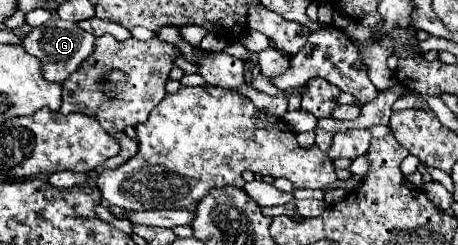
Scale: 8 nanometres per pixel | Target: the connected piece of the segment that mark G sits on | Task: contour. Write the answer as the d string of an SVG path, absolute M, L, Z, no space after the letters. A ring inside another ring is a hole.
M53 16L49 22L45 22L43 26L33 28L25 40L23 40L25 50L39 58L43 62L43 76L51 82L63 82L69 74L73 74L79 64L89 58L89 54L93 54L95 50L95 36L87 34L85 30L81 30L75 22L65 22L57 16Z

